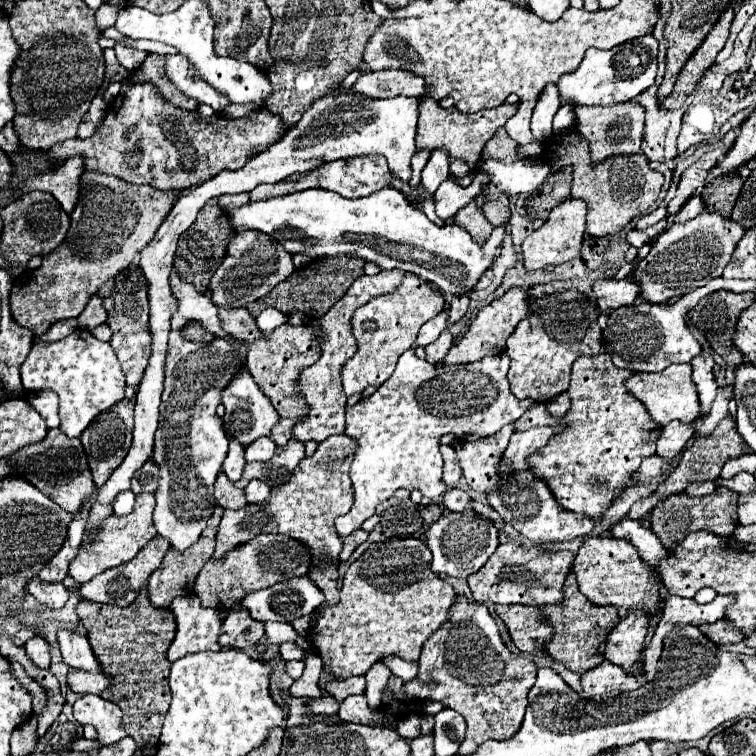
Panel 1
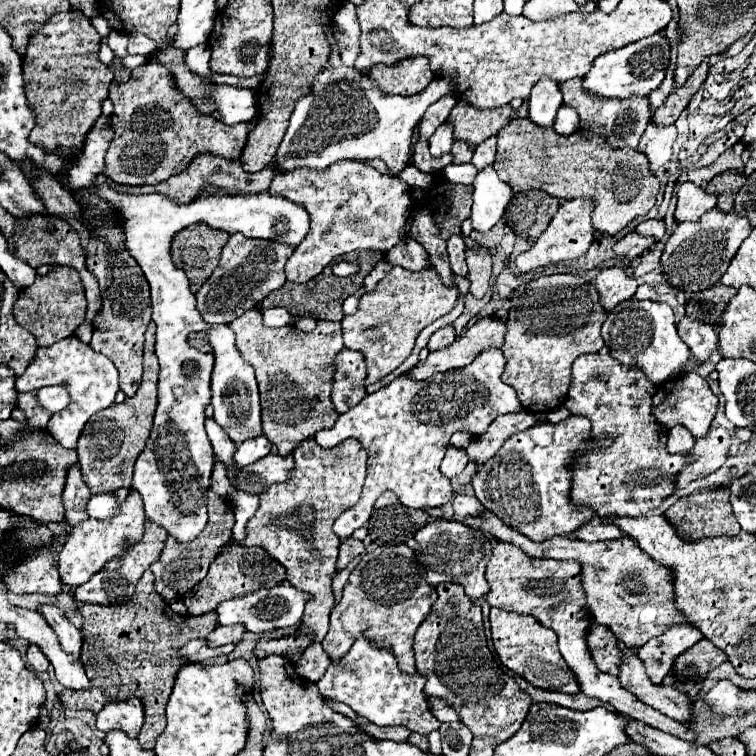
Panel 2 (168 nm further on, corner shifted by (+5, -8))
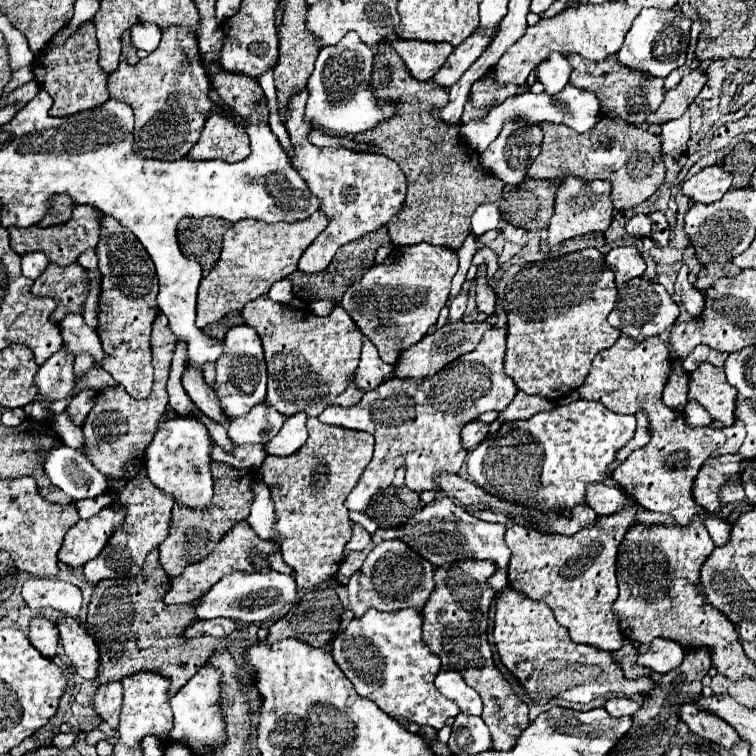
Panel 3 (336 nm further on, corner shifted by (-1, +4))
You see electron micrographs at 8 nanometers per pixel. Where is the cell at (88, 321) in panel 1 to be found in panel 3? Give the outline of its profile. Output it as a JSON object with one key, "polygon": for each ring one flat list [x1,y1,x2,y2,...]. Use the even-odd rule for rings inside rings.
{"polygon":[[77,206,75,208,75,216,61,226,51,226,51,228,39,228,39,226,31,226,31,228,9,228,11,234,11,248,17,254,29,254,29,252,45,252,49,256,51,262,59,264,59,266,71,266,77,262,77,258,89,250,95,248,99,242,99,228,101,228,101,220,103,220,103,212,99,208,93,206]]}

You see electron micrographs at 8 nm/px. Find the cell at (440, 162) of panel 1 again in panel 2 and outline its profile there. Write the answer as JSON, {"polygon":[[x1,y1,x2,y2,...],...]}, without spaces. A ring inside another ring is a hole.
{"polygon":[[441,124,435,134,431,136,431,156,439,158,447,152,451,152,451,144,453,144,453,130,445,128,445,124]]}

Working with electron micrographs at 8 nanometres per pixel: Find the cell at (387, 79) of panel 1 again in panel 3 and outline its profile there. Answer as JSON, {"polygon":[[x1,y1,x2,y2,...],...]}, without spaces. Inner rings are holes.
{"polygon":[[397,40,395,50,399,50,399,56,407,64,409,72,421,80,431,80,439,68,445,64,449,54,453,52,453,46,447,42,419,42,419,40]]}

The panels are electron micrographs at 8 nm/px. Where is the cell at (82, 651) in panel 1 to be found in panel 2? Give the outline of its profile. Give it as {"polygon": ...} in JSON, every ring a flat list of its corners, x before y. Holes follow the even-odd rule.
{"polygon":[[43,606,43,608,39,608,39,612,45,616,47,624,55,630,55,634,57,634,57,638,59,638,59,642,61,642,61,648,63,648,67,654,79,658,79,656,81,656,81,644,83,644,81,632,79,632,79,630,63,616,63,612,61,612,59,608,55,608,55,606]]}

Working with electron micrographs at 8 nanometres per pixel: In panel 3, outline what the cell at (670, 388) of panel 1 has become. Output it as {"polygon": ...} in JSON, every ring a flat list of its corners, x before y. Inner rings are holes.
{"polygon":[[703,362,695,372,691,372,689,398,699,400,699,404,721,426,731,426,735,422,737,390,725,380,723,368]]}

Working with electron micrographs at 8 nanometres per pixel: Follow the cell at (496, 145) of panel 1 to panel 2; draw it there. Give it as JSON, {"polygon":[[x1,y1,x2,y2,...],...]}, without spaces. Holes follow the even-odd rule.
{"polygon":[[515,118,501,128,493,168,515,192,537,188,559,200,591,198,595,204,593,228,607,236,615,236,633,218,647,214,655,206,659,192,659,180,649,170,645,154,631,148,609,148,597,134,585,130,565,138,551,128,537,128,529,118]]}

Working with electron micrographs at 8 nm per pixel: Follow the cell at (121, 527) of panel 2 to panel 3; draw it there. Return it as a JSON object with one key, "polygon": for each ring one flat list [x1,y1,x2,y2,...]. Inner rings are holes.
{"polygon":[[103,508,89,520,79,520,73,524,59,550,59,560,67,566,83,566,85,562,93,560,97,552,103,550,111,532,123,524,123,510,121,508]]}

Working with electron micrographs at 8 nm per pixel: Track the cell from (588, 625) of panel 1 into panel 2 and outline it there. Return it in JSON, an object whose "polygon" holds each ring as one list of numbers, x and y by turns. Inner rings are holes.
{"polygon":[[591,622,591,628,587,630,587,644,589,644,589,652,593,656,595,666,601,672,617,676,621,650,617,648,617,638,611,632,611,628]]}

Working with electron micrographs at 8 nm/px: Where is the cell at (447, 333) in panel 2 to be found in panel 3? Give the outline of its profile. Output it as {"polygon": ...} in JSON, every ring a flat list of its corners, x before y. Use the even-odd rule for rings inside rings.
{"polygon":[[461,290,461,292,451,300,451,304,449,304,449,310,451,310,451,314,449,314,449,322,459,322,459,320,463,318,465,304,467,304,467,292]]}

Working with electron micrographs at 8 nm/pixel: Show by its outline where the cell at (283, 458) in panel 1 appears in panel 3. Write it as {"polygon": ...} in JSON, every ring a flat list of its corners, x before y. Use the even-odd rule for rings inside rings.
{"polygon":[[241,444,241,446,233,446,231,452,223,452,219,446,213,446,211,458,215,462,225,462,225,464,231,464,235,468,257,470,263,464,263,460,267,458,267,454,265,454,261,444]]}

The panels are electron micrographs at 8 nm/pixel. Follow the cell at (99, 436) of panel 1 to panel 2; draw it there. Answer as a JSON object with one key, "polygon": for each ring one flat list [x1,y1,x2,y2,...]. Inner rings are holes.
{"polygon":[[151,322,145,332,145,358,143,358,143,380,135,396,127,398,121,404,111,404,107,410,97,412,91,416,89,424,85,424,81,436,79,436,79,466,83,480,91,494,101,492,115,492,119,488,131,488,133,478,133,464,141,450,145,448,145,442,149,438,149,428,153,424,153,408,157,406,157,356,153,350,155,344,155,324]]}

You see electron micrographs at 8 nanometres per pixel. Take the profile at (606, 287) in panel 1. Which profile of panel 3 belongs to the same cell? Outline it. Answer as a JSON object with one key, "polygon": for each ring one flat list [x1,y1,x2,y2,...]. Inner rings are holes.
{"polygon":[[635,246,611,248,611,252,605,256,605,260,607,260,607,266,615,272,617,284,643,276,643,272,645,272,645,262]]}

